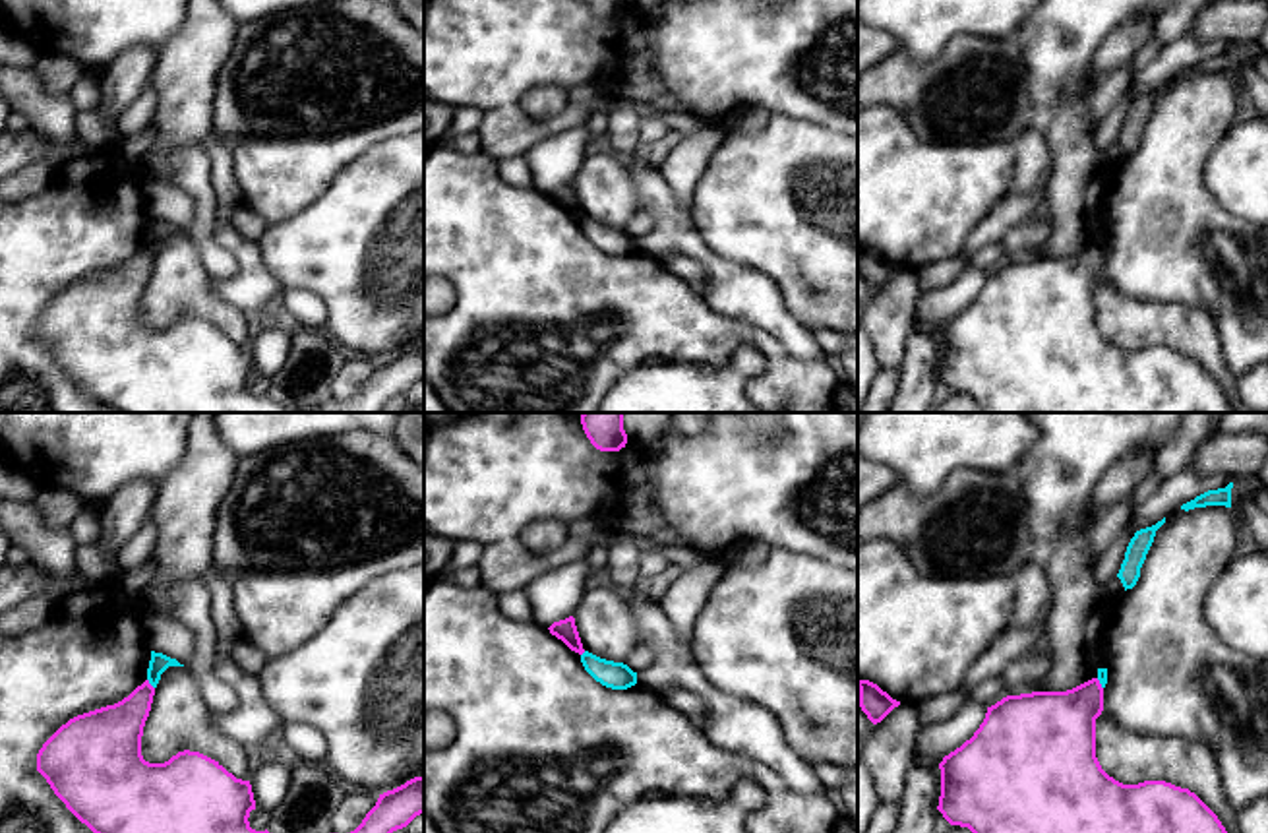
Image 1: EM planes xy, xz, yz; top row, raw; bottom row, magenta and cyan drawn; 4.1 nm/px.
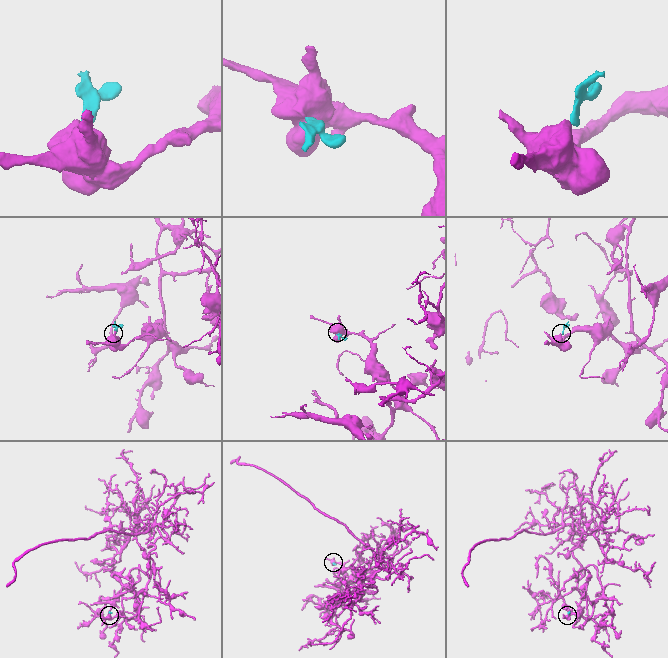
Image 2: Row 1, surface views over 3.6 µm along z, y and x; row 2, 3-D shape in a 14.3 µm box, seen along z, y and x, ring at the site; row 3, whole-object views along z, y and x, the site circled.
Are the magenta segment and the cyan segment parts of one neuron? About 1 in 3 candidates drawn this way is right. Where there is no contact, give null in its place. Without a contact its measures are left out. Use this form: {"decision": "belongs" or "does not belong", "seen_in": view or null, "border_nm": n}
{"decision": "does not belong", "seen_in": "xy", "border_nm": 50}

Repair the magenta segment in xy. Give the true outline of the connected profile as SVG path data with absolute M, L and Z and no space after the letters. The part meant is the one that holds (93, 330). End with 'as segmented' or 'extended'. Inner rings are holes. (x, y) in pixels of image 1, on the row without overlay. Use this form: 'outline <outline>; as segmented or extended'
outline M145 246L128 263L70 285L39 316L37 337L66 374L95 401L120 413L381 413L387 403L424 380L424 343L379 360L362 389L347 399L329 399L312 411L287 409L250 393L256 366L250 347L236 345L219 327L199 318L178 318L165 329L141 322L143 293L155 254Z; as segmented

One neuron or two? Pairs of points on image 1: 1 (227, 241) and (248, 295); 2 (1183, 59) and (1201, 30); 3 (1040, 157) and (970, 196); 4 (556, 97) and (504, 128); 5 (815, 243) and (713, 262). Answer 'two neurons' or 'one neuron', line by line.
1: one neuron
2: two neurons
3: two neurons
4: two neurons
5: two neurons

